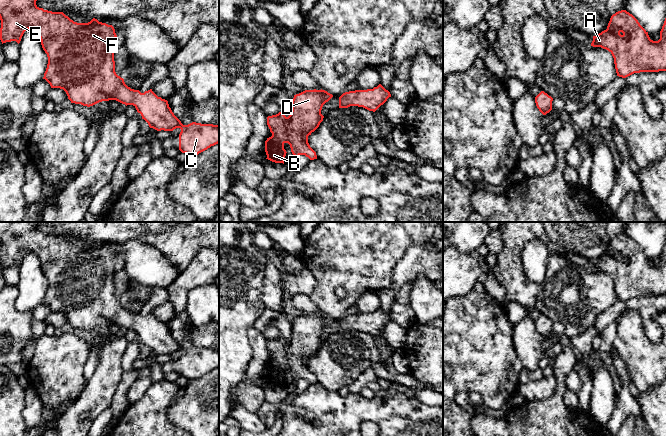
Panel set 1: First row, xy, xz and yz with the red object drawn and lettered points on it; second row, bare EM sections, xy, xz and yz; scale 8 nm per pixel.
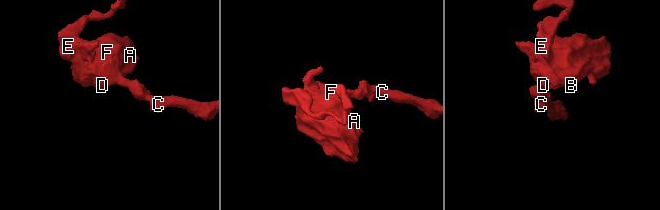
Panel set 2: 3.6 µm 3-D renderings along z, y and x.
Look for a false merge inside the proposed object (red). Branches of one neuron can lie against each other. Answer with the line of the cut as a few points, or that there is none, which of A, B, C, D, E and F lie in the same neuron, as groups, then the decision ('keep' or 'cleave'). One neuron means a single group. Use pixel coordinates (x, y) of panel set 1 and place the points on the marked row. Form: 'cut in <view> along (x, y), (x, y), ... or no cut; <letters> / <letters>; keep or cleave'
no cut; A B C D E F; keep

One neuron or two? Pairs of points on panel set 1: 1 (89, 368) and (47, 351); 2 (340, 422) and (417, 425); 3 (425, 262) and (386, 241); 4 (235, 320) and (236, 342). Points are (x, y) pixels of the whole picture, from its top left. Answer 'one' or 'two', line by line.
1: two
2: one
3: two
4: one

